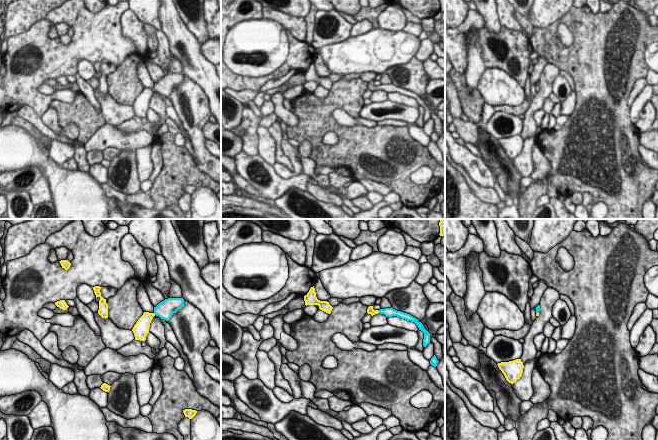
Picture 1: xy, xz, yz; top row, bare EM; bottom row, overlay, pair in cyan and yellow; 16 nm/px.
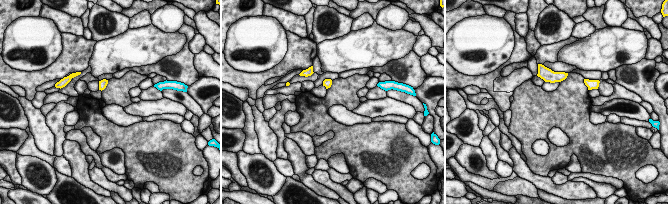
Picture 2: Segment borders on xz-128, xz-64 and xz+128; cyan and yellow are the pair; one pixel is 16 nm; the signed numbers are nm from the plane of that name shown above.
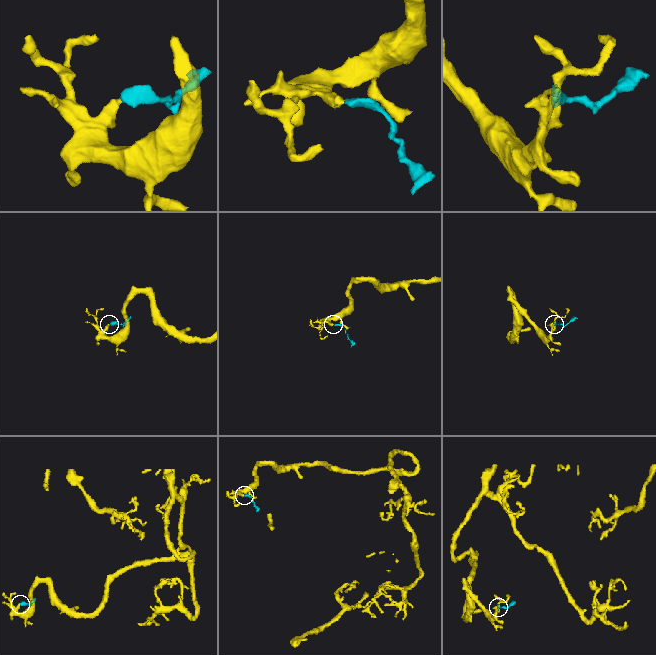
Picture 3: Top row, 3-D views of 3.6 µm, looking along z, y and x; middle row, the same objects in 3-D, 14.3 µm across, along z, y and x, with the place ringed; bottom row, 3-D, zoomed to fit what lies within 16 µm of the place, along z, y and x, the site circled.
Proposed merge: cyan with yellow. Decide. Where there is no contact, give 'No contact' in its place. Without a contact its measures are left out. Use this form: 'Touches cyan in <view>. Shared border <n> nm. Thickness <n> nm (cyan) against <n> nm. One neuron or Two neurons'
Touches cyan in xz. Shared border 60 nm. Thickness 160 nm (cyan) against 120 nm. One neuron

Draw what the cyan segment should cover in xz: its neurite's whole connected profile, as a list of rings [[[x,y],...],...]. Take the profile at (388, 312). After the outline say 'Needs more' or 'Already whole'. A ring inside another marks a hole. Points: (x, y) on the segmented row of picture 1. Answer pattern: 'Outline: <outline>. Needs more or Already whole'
Outline: [[[369,306],[367,309],[367,313],[370,314],[371,316],[375,314],[384,314],[386,317],[392,317],[392,316],[397,316],[401,319],[405,319],[407,321],[414,322],[419,330],[421,330],[424,333],[424,339],[423,339],[423,346],[426,347],[430,343],[430,333],[424,328],[423,324],[418,321],[415,317],[411,316],[410,314],[397,311],[395,309],[391,308],[385,308],[385,309],[380,309],[380,310],[374,310],[373,306]]]. Needs more

